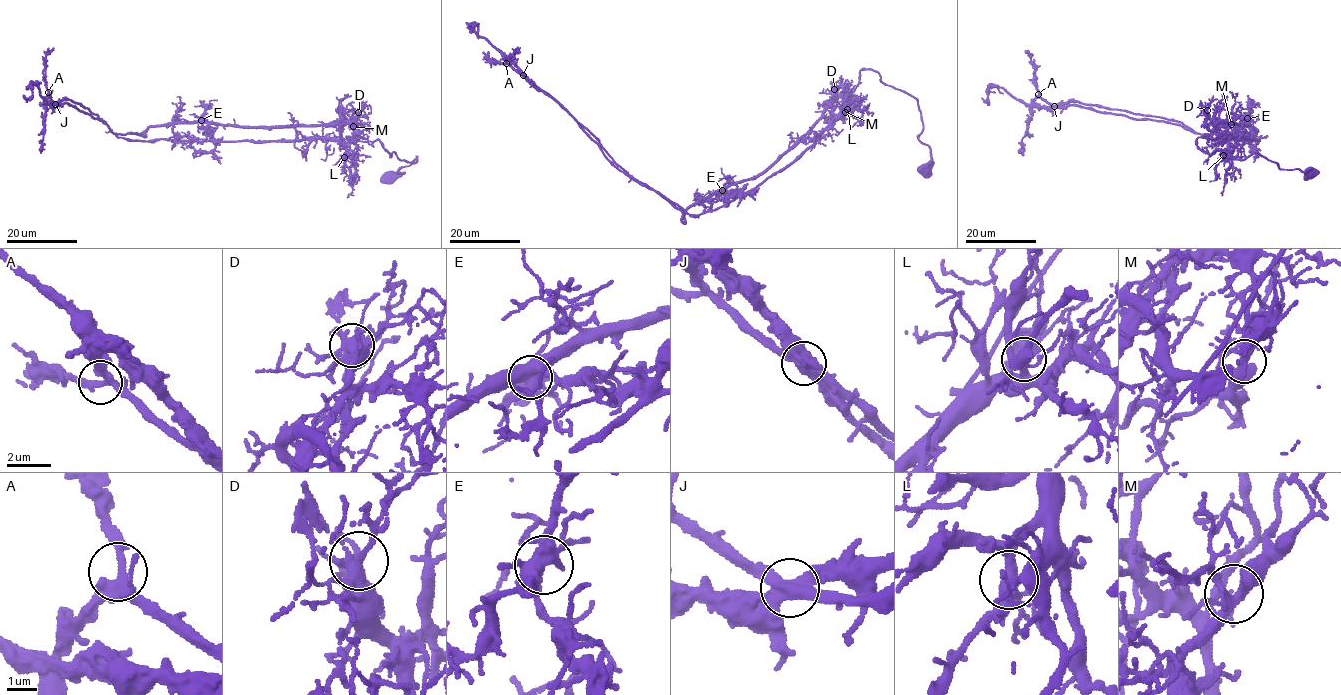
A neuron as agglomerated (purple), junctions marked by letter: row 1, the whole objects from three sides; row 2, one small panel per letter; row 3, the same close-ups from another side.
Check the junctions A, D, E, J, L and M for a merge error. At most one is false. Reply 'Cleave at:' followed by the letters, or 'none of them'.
Cleave at: J

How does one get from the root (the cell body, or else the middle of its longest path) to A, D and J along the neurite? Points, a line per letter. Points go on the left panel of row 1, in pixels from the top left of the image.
A: (388, 178), (417, 156), (390, 156), (378, 139), (128, 140), (54, 104), (48, 92)
D: (388, 178), (417, 156), (407, 163), (378, 139), (359, 140), (358, 112)
J: (388, 178), (417, 156), (390, 156), (378, 139), (128, 140), (55, 103)

